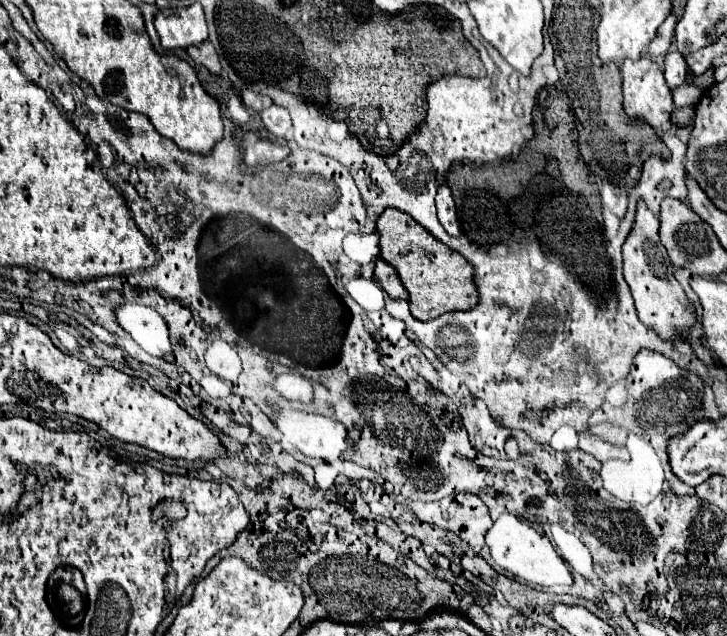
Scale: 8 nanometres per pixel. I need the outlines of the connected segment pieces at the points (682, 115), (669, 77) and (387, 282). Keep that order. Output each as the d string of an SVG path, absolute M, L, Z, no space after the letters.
M684 107L684 109L676 109L674 111L674 127L680 129L684 125L688 125L694 117L694 107Z
M670 51L666 55L666 61L664 61L664 79L666 79L670 89L684 85L686 69L688 69L688 65L686 65L684 57L678 51Z
M380 257L376 259L376 267L374 267L374 277L380 283L380 287L394 299L408 299L408 293L404 289L404 285L400 283L398 273L394 273L394 267L386 265L386 261L382 261Z

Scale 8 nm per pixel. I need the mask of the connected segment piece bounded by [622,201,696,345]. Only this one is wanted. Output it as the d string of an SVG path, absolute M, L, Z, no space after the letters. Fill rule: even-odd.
M640 201L636 211L636 223L622 247L624 279L630 285L640 321L650 329L654 329L660 339L670 341L672 345L678 345L678 341L684 341L684 335L696 323L696 309L694 309L694 303L686 297L682 285L674 279L672 261L664 245L660 245L658 227L660 227L658 217L650 213L646 205Z

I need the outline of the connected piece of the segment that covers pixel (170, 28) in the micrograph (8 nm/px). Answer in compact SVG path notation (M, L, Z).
M200 3L186 9L164 9L156 15L156 31L164 49L186 49L208 39L206 17Z

